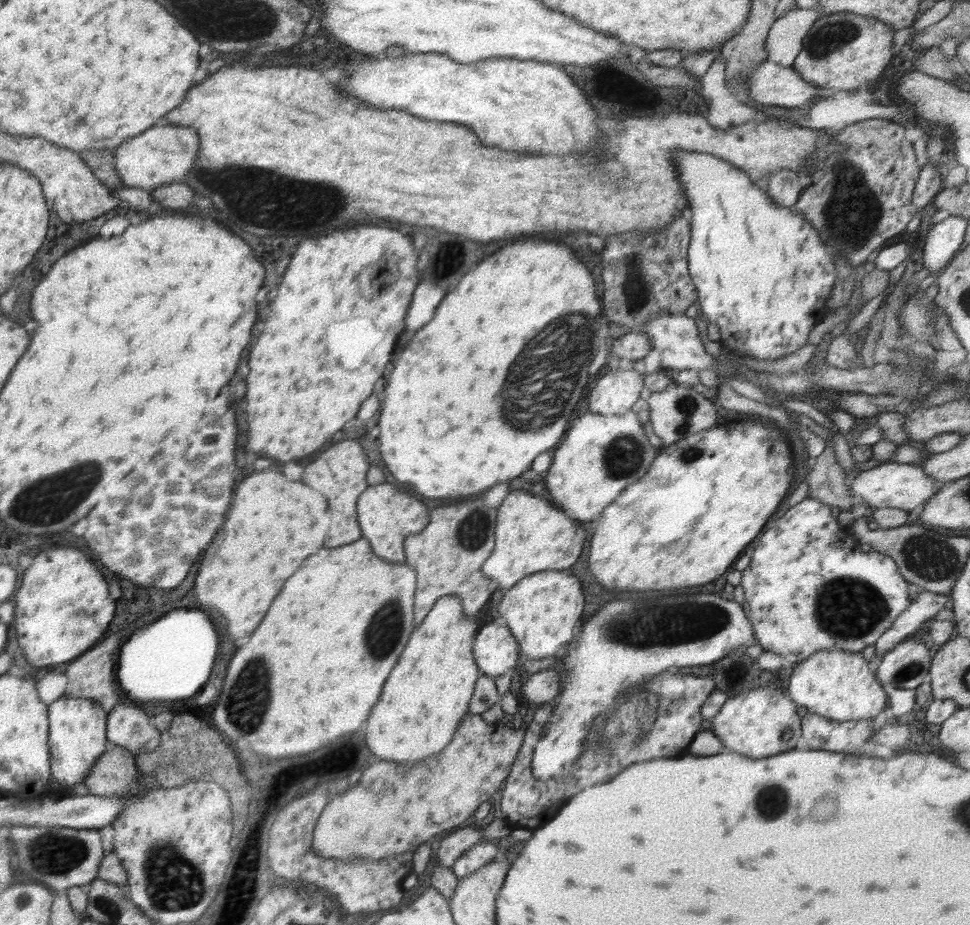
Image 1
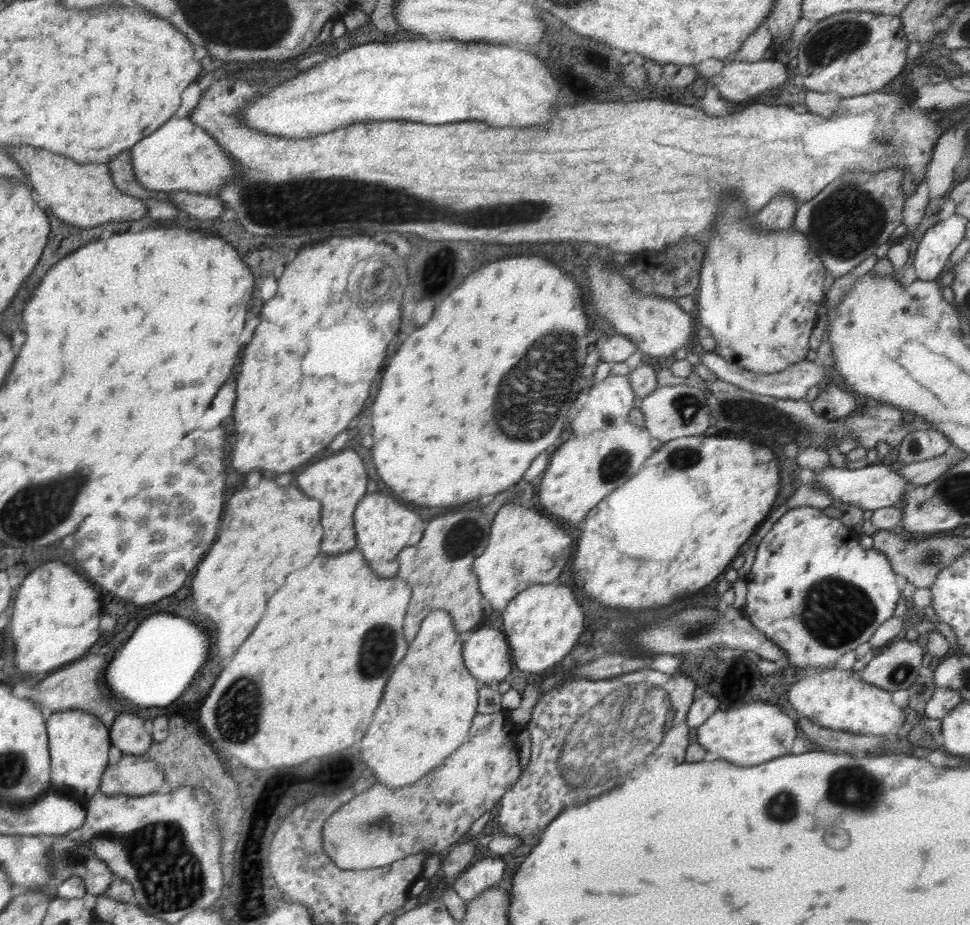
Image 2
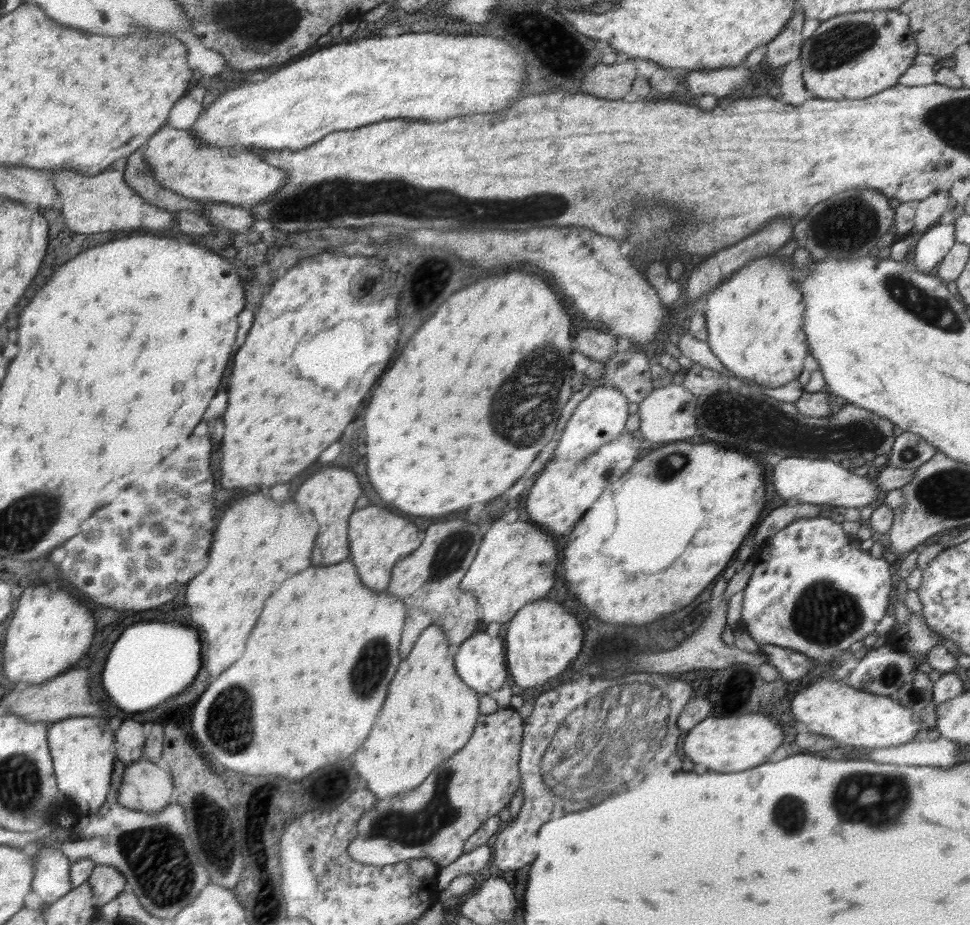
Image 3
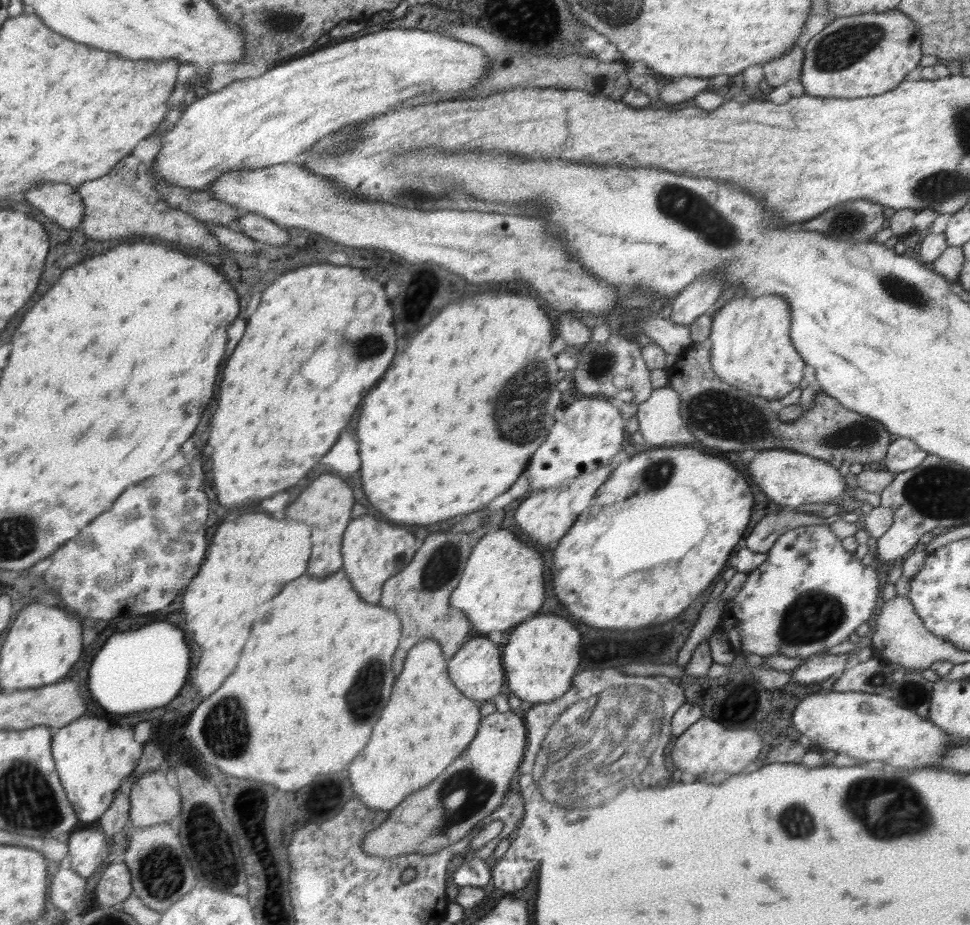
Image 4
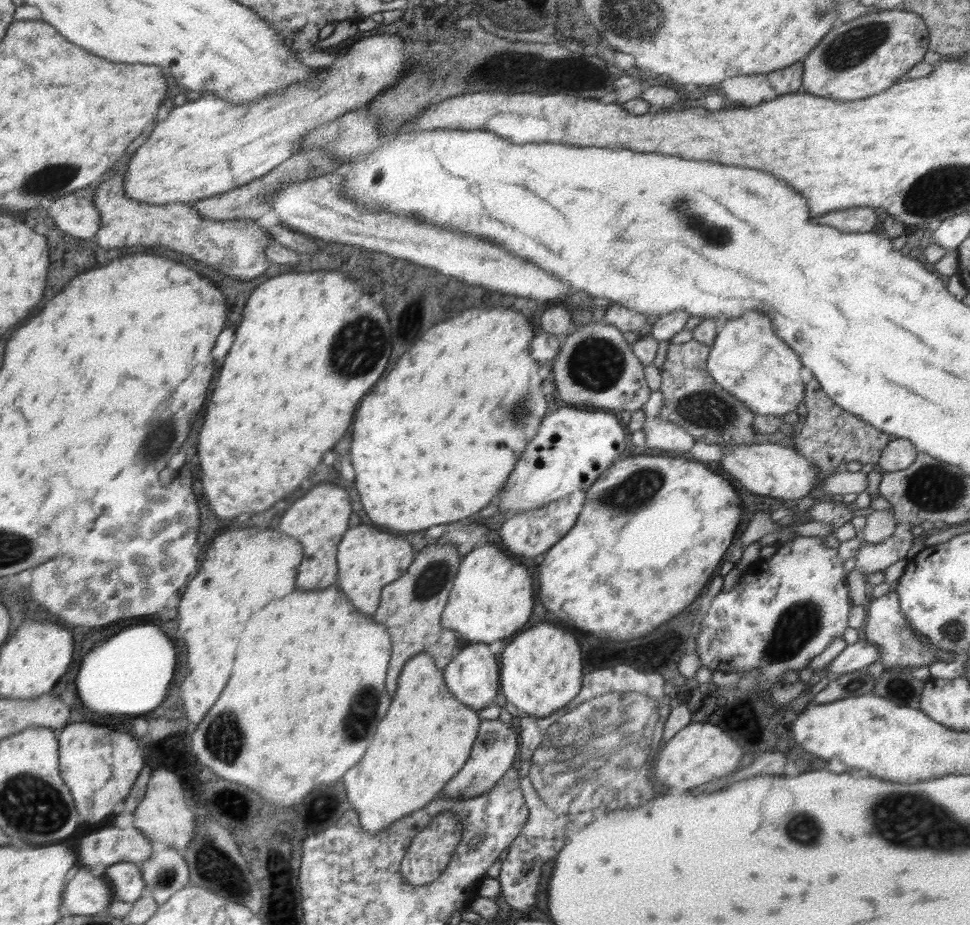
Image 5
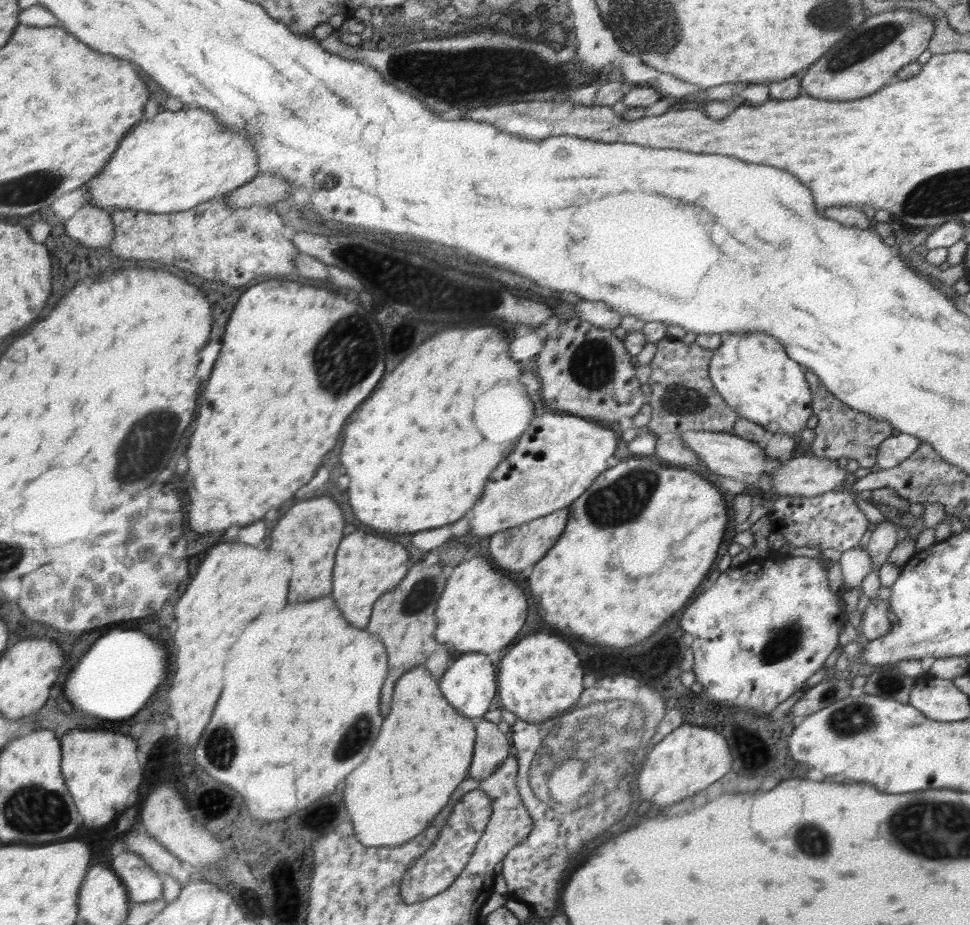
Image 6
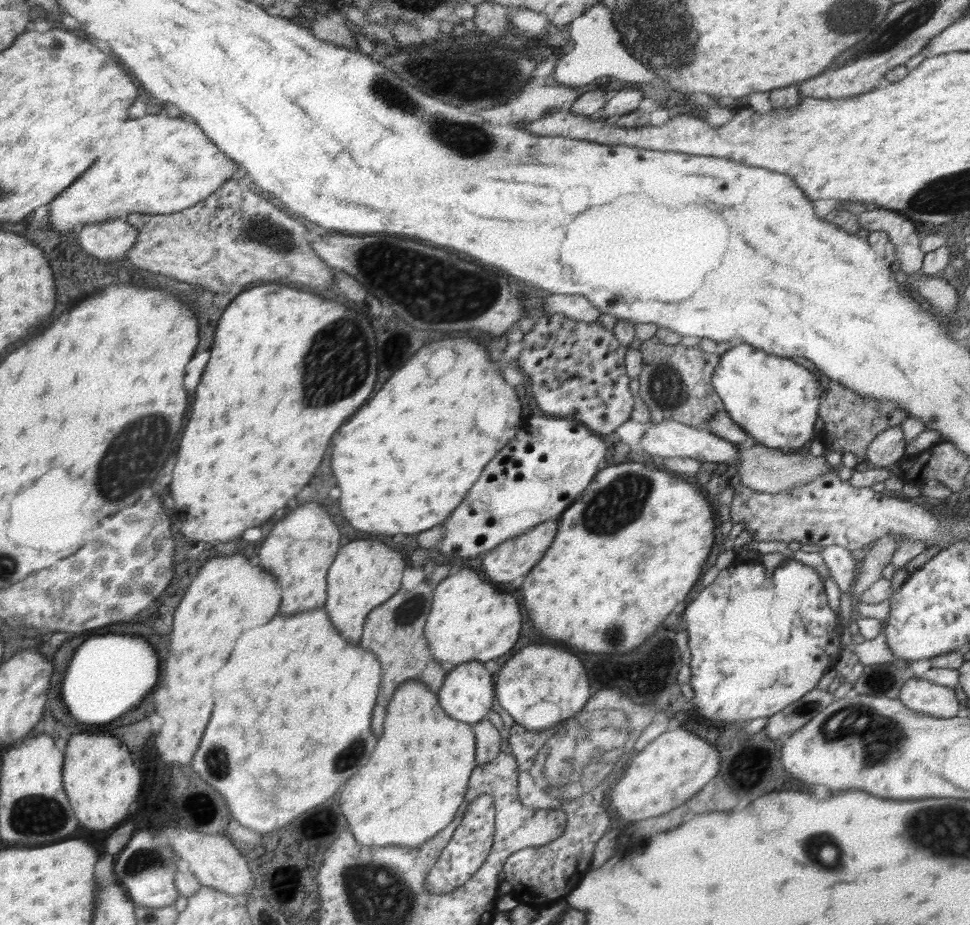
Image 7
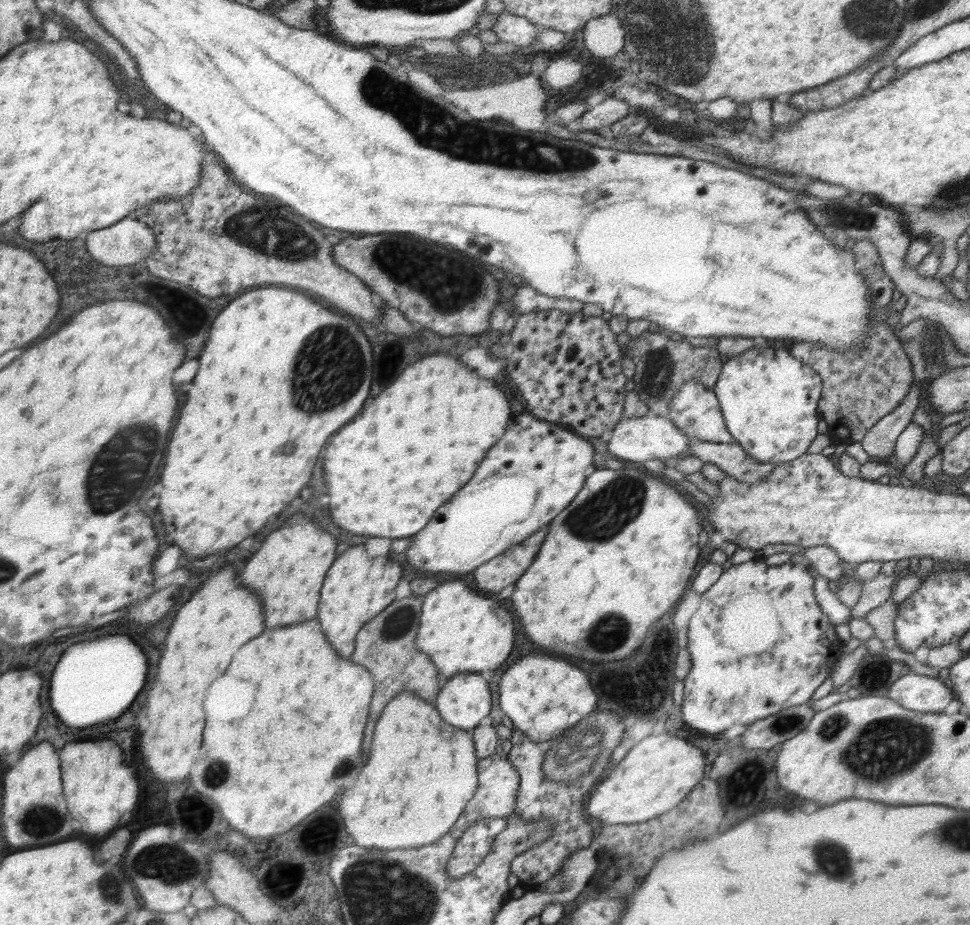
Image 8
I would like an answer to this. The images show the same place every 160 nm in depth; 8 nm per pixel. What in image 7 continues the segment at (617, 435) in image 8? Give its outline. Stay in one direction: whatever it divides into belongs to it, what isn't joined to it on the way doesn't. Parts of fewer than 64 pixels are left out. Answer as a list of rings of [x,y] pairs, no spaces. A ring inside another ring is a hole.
[[[672,420],[651,424],[650,430],[645,432],[640,440],[638,454],[644,452],[654,458],[688,457],[706,462],[719,462],[720,464],[733,465],[739,460],[738,444],[725,441],[723,438],[710,434],[704,427],[692,427]]]

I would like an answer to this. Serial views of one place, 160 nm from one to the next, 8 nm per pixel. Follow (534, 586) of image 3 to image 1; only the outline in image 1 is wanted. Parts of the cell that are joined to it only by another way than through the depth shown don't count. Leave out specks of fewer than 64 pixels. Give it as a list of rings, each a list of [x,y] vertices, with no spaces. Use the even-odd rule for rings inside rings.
[[[514,490],[506,496],[499,508],[496,546],[481,568],[484,577],[488,577],[494,587],[506,592],[530,574],[548,570],[565,571],[580,558],[586,532],[580,528],[578,520],[558,510],[552,500],[538,498],[526,490]]]

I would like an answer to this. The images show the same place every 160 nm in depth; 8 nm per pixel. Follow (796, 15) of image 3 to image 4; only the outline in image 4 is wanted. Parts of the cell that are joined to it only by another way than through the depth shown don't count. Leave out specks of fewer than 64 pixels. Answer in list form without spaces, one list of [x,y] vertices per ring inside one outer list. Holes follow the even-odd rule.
[[[796,42],[787,53],[763,64],[766,82],[772,87],[789,80],[799,79],[803,67],[805,50]]]

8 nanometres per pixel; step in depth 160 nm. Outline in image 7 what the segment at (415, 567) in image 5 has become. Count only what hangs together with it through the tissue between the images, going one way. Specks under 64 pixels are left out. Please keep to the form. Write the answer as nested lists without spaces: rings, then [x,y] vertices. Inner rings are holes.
[[[436,578],[434,581],[424,579],[412,590],[400,588],[386,602],[367,614],[358,644],[362,650],[369,650],[377,656],[382,669],[380,698],[376,702],[372,716],[372,730],[376,736],[380,736],[388,700],[391,700],[398,685],[406,681],[420,681],[433,693],[437,693],[449,671],[434,660],[432,649],[424,636],[424,627],[433,601],[435,581]]]

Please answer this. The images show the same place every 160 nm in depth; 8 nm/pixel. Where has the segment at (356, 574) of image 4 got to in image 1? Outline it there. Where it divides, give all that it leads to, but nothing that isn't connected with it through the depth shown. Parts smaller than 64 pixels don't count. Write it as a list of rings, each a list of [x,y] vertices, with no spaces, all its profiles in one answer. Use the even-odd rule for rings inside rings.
[[[388,482],[368,486],[364,494],[360,494],[356,510],[362,536],[370,541],[373,553],[394,565],[404,563],[405,538],[411,534],[418,534],[429,523],[428,507]]]

